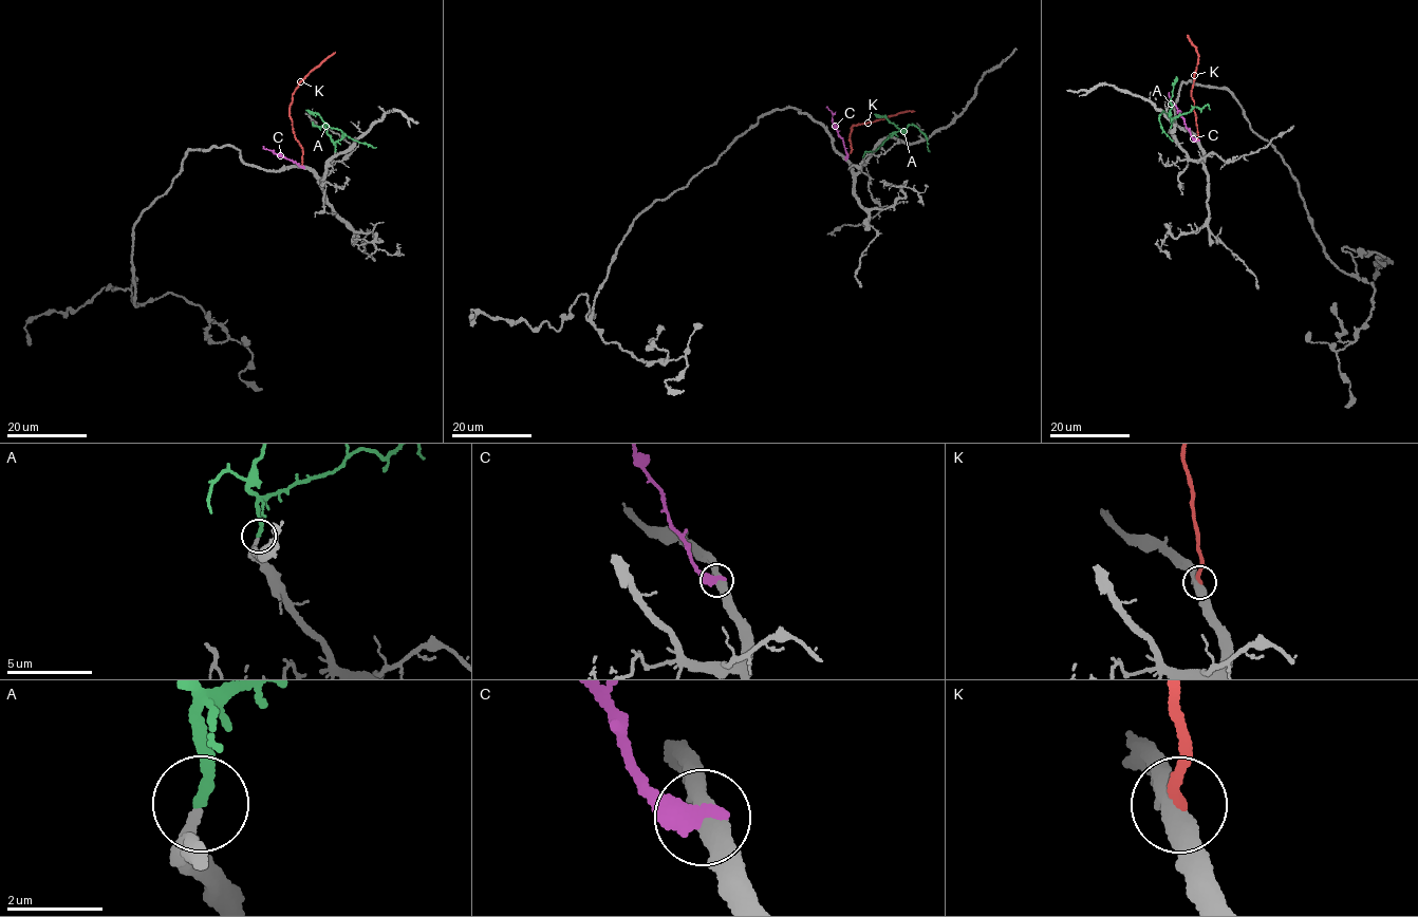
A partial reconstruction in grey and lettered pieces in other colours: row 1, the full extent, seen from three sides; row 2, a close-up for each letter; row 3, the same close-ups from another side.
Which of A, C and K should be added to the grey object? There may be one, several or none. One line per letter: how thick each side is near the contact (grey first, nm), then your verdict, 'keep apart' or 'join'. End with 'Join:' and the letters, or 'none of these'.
A: 240/240 nm | join
C: 500/480 nm | keep apart
K: 480/240 nm | keep apart
Join: A

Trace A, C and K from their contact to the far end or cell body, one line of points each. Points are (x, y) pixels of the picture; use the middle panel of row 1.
A: (891, 136), (903, 130), (874, 114)
C: (845, 158), (844, 143), (826, 106)
K: (845, 157), (852, 149), (850, 133), (854, 125), (915, 111)

